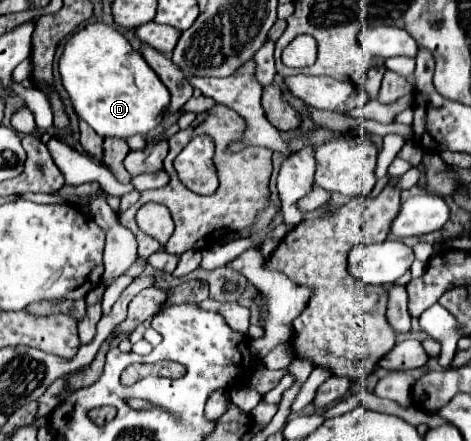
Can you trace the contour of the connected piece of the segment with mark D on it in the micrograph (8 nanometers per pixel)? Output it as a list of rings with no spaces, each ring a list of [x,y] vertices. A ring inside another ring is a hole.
[[[102,22],[84,26],[66,42],[58,70],[76,114],[100,136],[146,134],[158,126],[162,110],[166,112],[170,104],[170,92],[160,84],[142,54],[130,46],[124,34]]]

